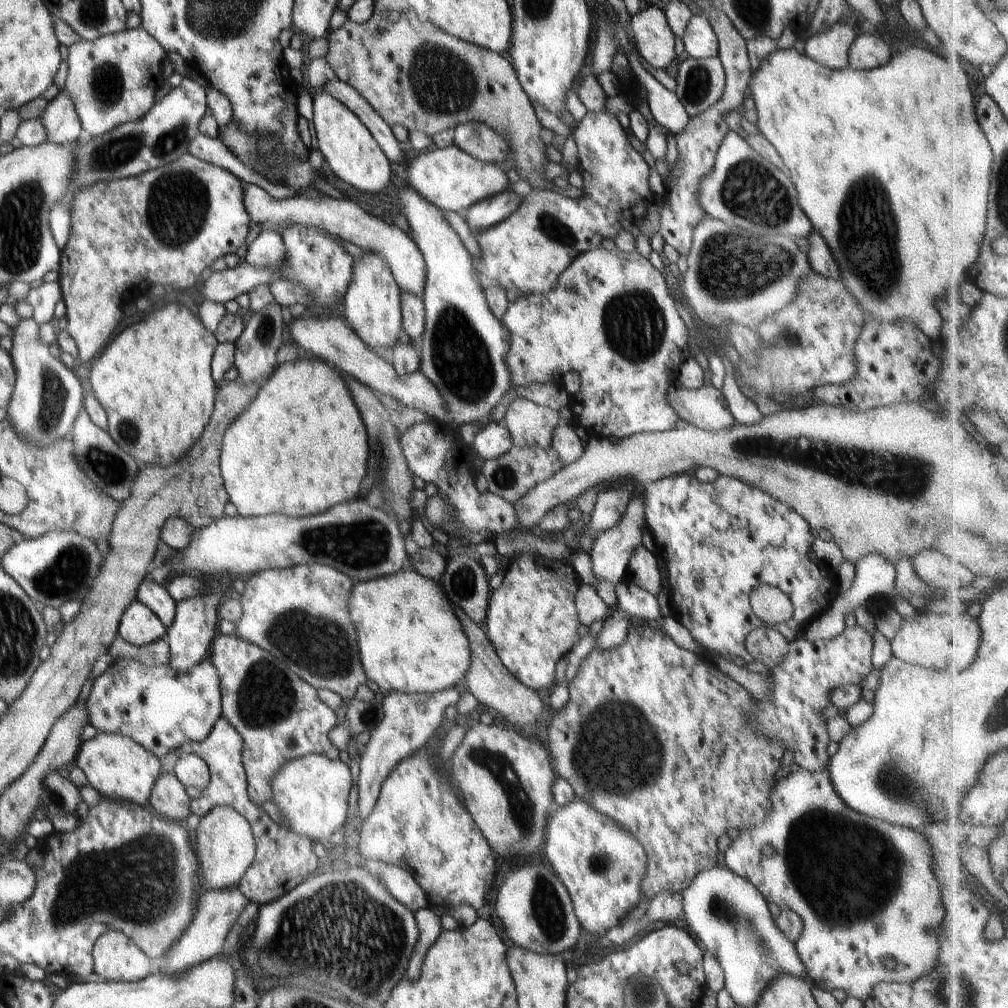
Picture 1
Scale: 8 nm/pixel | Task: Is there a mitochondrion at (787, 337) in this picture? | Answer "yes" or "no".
yes

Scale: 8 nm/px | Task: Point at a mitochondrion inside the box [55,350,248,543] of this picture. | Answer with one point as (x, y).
(113, 472)

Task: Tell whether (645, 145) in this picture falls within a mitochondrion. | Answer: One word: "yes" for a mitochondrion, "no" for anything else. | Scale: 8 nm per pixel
no

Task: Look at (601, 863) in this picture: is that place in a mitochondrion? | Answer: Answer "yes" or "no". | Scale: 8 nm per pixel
yes

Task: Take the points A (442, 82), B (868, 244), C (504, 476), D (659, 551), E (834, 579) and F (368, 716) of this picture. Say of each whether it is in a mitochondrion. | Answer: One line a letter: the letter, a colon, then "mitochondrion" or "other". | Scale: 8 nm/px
A: mitochondrion
B: mitochondrion
C: mitochondrion
D: other
E: other
F: mitochondrion

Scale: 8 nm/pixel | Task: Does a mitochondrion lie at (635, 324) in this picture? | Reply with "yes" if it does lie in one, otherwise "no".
yes

